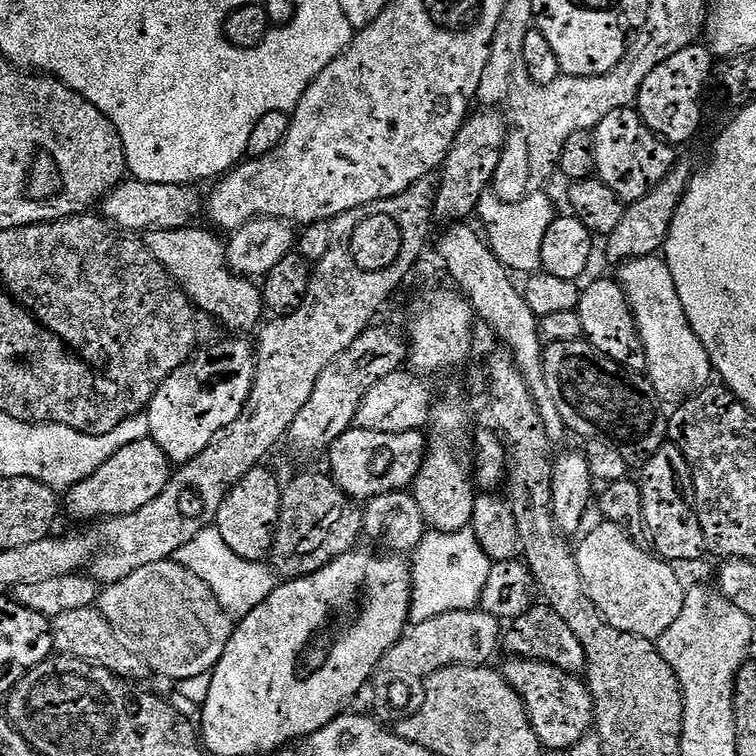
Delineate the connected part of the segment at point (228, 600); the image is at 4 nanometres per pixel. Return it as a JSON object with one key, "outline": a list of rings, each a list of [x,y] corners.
{"outline":[[[216,526],[204,528],[186,546],[176,551],[174,559],[201,579],[229,617],[250,615],[278,586],[278,579],[267,568],[267,563],[247,560],[234,554]]]}

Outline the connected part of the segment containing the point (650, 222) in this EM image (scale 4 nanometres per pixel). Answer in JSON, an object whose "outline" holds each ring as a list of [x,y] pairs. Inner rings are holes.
{"outline":[[[684,160],[677,161],[662,183],[627,207],[622,222],[606,240],[608,242],[606,254],[612,263],[619,265],[629,260],[640,260],[643,257],[657,255],[663,249],[677,208],[688,191],[693,175],[694,170],[688,163]]]}

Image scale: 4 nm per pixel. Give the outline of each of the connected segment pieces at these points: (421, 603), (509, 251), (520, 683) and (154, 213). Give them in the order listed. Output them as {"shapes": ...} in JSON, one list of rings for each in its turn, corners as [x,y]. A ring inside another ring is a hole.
{"shapes":[[[[471,529],[428,534],[412,558],[414,599],[409,623],[418,625],[448,612],[473,611],[480,603],[492,570],[492,561]]],[[[487,192],[480,199],[477,217],[480,216],[486,230],[486,240],[496,257],[512,272],[534,274],[541,269],[541,244],[545,240],[546,230],[558,215],[551,200],[544,192],[532,195],[521,203],[506,203],[498,199],[494,192]]],[[[527,658],[515,659],[504,666],[502,671],[506,681],[522,697],[540,743],[549,751],[559,752],[568,751],[581,743],[595,723],[594,699],[589,687],[579,677],[561,671],[553,664]]],[[[135,178],[125,179],[102,201],[102,215],[105,220],[125,228],[128,232],[147,234],[149,232],[173,232],[176,228],[186,228],[202,212],[202,196],[199,187],[191,184],[155,184]]]]}

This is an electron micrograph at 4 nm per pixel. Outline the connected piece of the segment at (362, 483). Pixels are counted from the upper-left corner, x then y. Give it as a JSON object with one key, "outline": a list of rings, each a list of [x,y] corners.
{"outline":[[[351,427],[327,449],[330,475],[337,486],[357,502],[367,502],[388,492],[402,492],[413,487],[424,464],[426,440],[423,431],[382,434],[374,430]]]}

